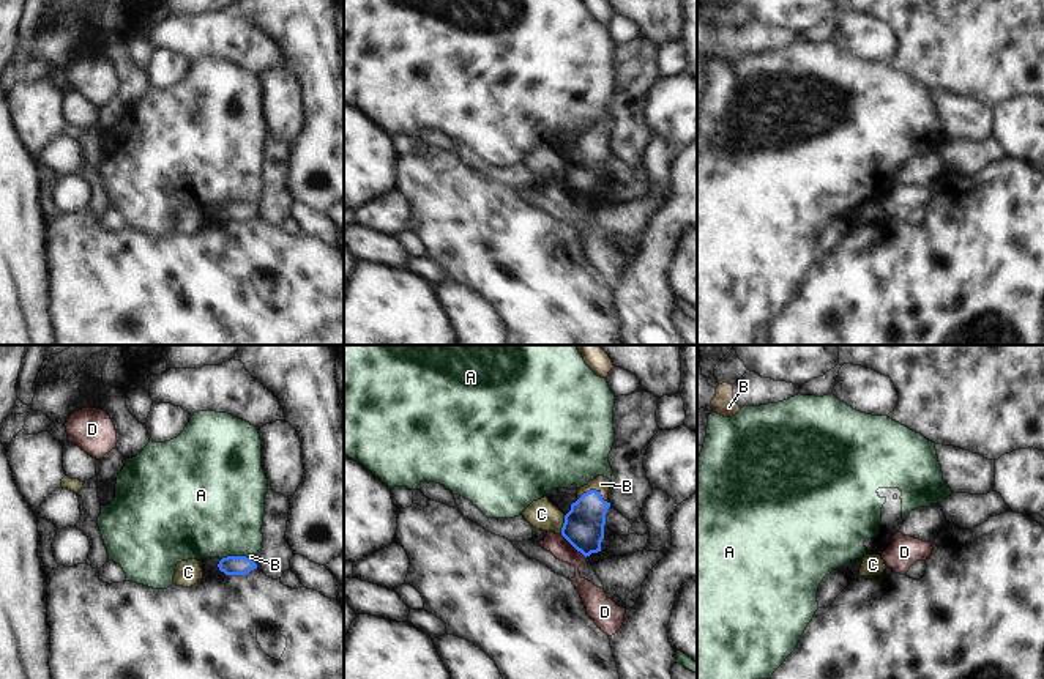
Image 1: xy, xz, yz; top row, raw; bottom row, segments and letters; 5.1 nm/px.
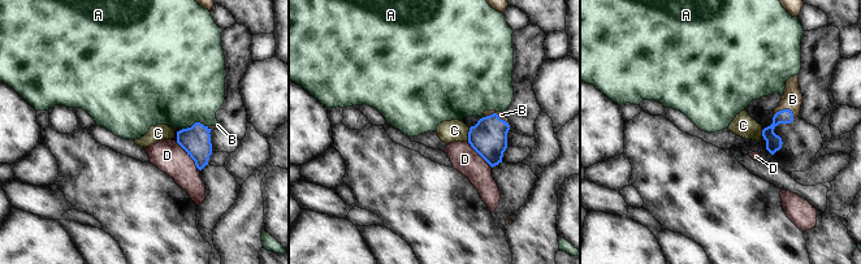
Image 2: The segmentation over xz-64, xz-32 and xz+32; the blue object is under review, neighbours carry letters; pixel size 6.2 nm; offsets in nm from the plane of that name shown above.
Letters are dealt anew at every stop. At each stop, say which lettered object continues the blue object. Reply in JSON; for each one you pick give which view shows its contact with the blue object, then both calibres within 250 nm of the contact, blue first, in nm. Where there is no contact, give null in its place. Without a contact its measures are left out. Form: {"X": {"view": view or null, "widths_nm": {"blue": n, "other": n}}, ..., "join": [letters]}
{"B": {"view": "xz", "widths_nm": {"blue": 200, "other": 80}}, "join": ["B"]}

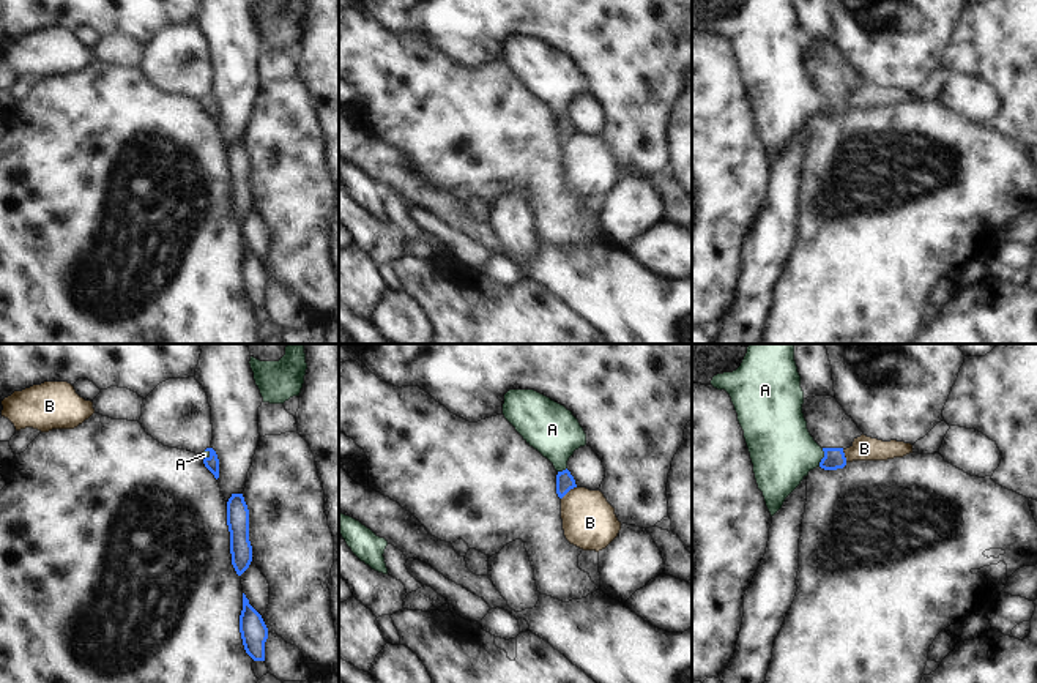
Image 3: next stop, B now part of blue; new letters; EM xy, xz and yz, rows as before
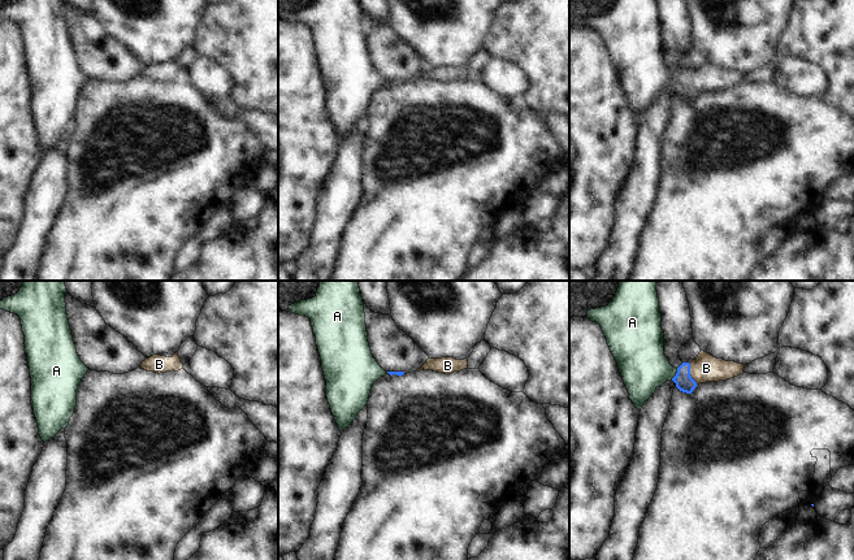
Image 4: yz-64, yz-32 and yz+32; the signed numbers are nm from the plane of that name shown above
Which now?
{"A": {"view": "yz", "widths_nm": {"blue": 110, "other": 320}}, "join": ["A"]}

